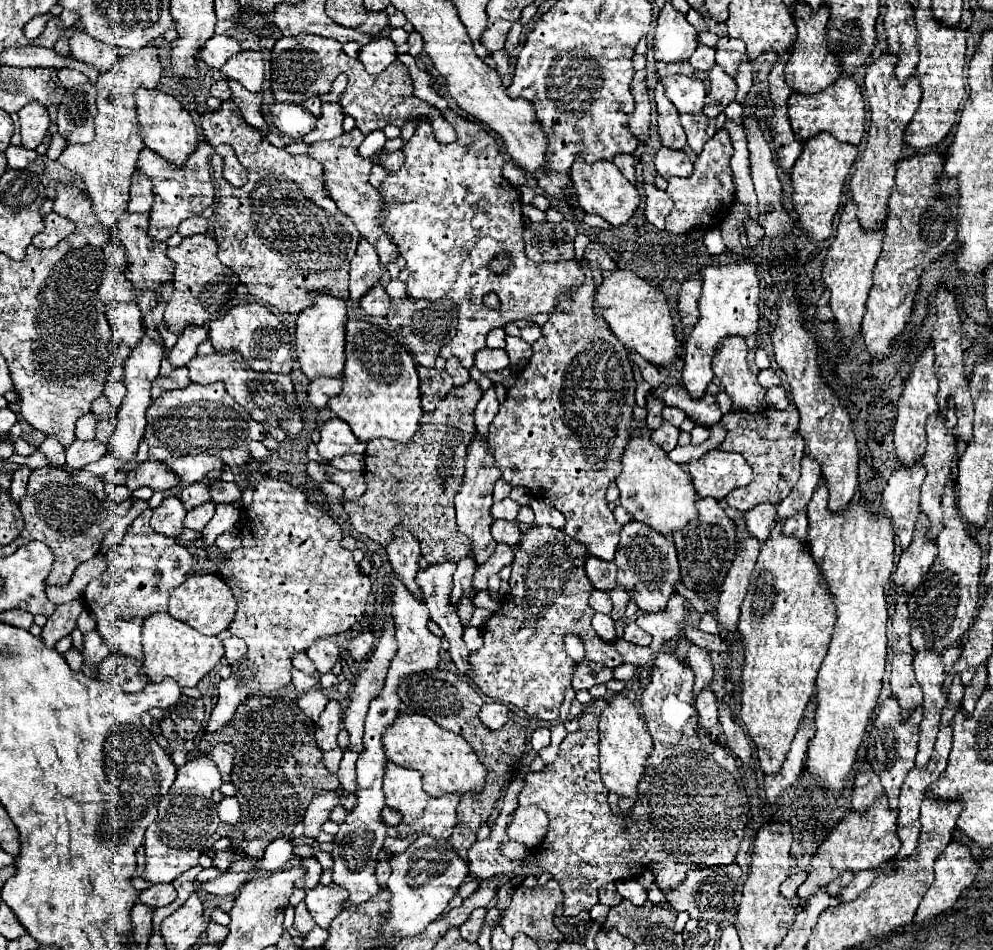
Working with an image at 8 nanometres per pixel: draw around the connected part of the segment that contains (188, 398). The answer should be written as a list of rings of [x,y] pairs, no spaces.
[[[222,382],[208,386],[190,384],[180,390],[162,392],[146,410],[146,430],[144,442],[150,452],[148,458],[168,460],[172,456],[194,456],[194,454],[212,454],[222,458],[228,466],[244,464],[250,460],[248,446],[252,440],[262,440],[264,428],[226,392]]]

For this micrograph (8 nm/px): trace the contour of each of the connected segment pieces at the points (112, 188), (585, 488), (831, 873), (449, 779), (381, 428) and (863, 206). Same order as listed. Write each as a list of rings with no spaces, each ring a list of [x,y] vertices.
[[[154,40],[138,52],[118,56],[116,64],[118,66],[114,66],[110,72],[100,74],[96,82],[98,114],[94,120],[94,126],[96,126],[94,140],[84,146],[66,146],[58,158],[58,162],[64,168],[68,168],[70,172],[76,172],[76,176],[82,178],[92,200],[94,216],[106,230],[112,230],[120,214],[126,212],[130,176],[136,170],[138,154],[144,148],[144,138],[138,130],[134,94],[138,88],[148,88],[148,90],[156,88],[160,80],[160,70],[162,70]]]
[[[586,262],[580,264],[586,272],[586,280],[582,284],[582,288],[578,288],[578,294],[574,296],[562,296],[562,300],[558,302],[558,308],[550,314],[550,320],[542,326],[542,336],[532,344],[532,358],[530,362],[526,364],[526,368],[522,370],[520,376],[516,376],[516,382],[512,388],[508,388],[508,396],[506,396],[506,402],[500,406],[500,412],[494,416],[494,422],[490,424],[490,430],[488,430],[488,444],[490,444],[490,450],[492,454],[496,456],[496,464],[498,468],[502,470],[502,478],[512,484],[512,486],[524,486],[530,496],[534,498],[546,498],[550,500],[564,516],[566,516],[566,534],[570,534],[572,538],[576,538],[578,542],[582,542],[588,550],[590,556],[594,558],[600,558],[600,560],[606,560],[606,562],[612,562],[614,560],[614,552],[616,552],[616,546],[618,546],[618,538],[620,538],[620,530],[622,530],[622,524],[616,522],[612,510],[608,508],[608,502],[606,502],[606,488],[608,484],[618,476],[618,468],[620,468],[620,458],[622,458],[622,448],[626,446],[626,440],[630,438],[630,428],[632,428],[632,406],[634,406],[634,388],[636,388],[636,382],[634,382],[634,376],[632,376],[632,364],[630,364],[630,358],[628,358],[628,350],[622,348],[622,344],[618,344],[618,340],[614,340],[614,334],[606,328],[606,324],[602,324],[602,320],[598,320],[594,316],[594,280],[592,280],[592,272],[588,268]]]
[[[880,796],[878,800],[874,800],[864,814],[850,812],[848,816],[844,816],[812,856],[810,872],[806,882],[798,888],[798,898],[808,900],[816,892],[818,884],[828,886],[828,882],[832,882],[842,870],[852,870],[852,872],[870,870],[892,860],[902,846],[896,834],[896,828],[898,828],[896,820],[898,820],[898,812],[888,808],[886,796]]]
[[[400,712],[394,724],[382,732],[382,744],[390,762],[418,770],[422,774],[422,788],[430,796],[442,796],[446,792],[480,792],[484,786],[486,768],[478,762],[478,756],[474,756],[470,744],[466,744],[462,736],[440,728],[436,722],[422,714]]]
[[[348,320],[346,322],[346,364],[344,364],[344,386],[342,392],[328,400],[328,408],[342,418],[354,432],[354,436],[362,442],[370,442],[374,438],[390,438],[398,442],[408,442],[418,430],[420,416],[424,414],[420,408],[420,390],[416,364],[412,356],[380,326],[366,320]]]
[[[884,50],[878,60],[868,64],[866,68],[866,96],[870,104],[870,130],[868,142],[856,160],[856,170],[850,178],[850,194],[858,202],[858,218],[864,228],[876,228],[888,214],[888,198],[894,190],[894,174],[896,162],[900,160],[904,130],[918,110],[922,88],[918,76],[912,74],[906,82],[900,82],[894,74],[898,56],[890,50]]]

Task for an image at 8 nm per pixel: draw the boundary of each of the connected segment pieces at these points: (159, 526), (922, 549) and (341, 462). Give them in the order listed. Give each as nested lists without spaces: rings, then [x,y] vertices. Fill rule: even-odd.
[[[166,496],[158,508],[152,510],[150,526],[154,532],[160,532],[164,536],[178,536],[182,532],[186,510],[182,508],[182,502],[176,496]]]
[[[924,512],[916,518],[916,530],[910,546],[902,552],[898,568],[894,572],[894,586],[904,586],[906,592],[912,592],[928,572],[930,564],[936,556],[934,540],[926,538],[928,532],[928,516]]]
[[[342,456],[342,458],[334,458],[330,464],[336,470],[362,470],[364,458],[360,458],[360,456]]]

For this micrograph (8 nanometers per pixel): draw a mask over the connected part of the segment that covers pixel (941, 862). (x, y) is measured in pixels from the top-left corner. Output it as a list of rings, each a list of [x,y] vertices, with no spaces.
[[[950,842],[934,864],[936,880],[924,894],[914,920],[920,924],[954,906],[964,888],[976,878],[976,864],[970,848],[962,842]]]

